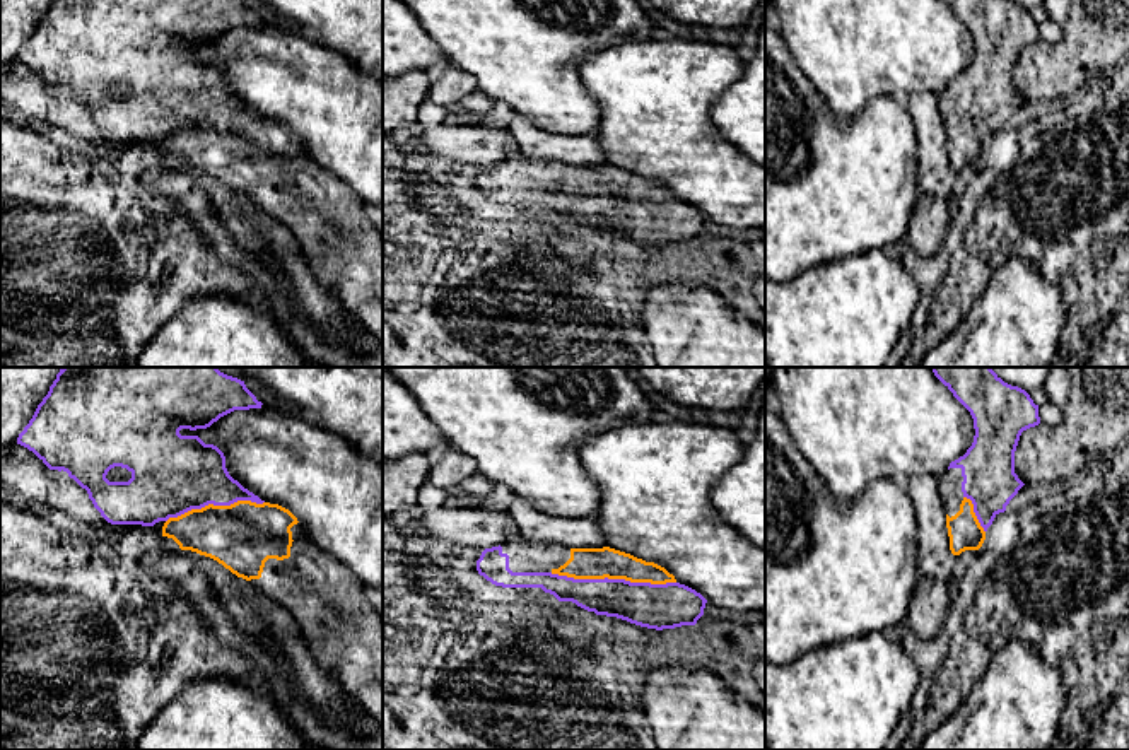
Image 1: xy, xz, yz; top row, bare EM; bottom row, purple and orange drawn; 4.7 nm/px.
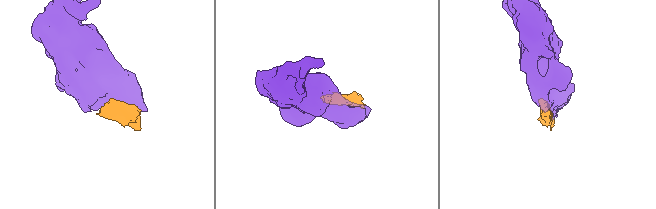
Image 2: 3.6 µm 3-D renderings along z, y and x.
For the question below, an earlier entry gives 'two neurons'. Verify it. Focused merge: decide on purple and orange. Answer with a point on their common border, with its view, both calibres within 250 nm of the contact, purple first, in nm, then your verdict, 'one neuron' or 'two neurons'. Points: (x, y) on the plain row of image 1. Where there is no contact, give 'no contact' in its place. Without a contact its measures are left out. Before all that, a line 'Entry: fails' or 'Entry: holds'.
Entry: fails
xz (614, 197) | 220/140 nm | one neuron

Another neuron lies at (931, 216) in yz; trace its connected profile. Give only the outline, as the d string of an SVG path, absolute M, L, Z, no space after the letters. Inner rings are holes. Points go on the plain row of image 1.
M919 190L907 232L907 246L917 256L933 256L941 243L953 215L955 203Z

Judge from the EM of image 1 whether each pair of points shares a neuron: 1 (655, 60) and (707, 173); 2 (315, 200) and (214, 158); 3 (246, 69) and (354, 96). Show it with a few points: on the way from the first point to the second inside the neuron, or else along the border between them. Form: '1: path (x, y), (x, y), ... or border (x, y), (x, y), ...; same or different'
1: path (658, 87), (665, 130), (680, 146); same
2: path (289, 185), (265, 161), (239, 158); same
3: path (274, 70), (320, 96), (327, 96); same

